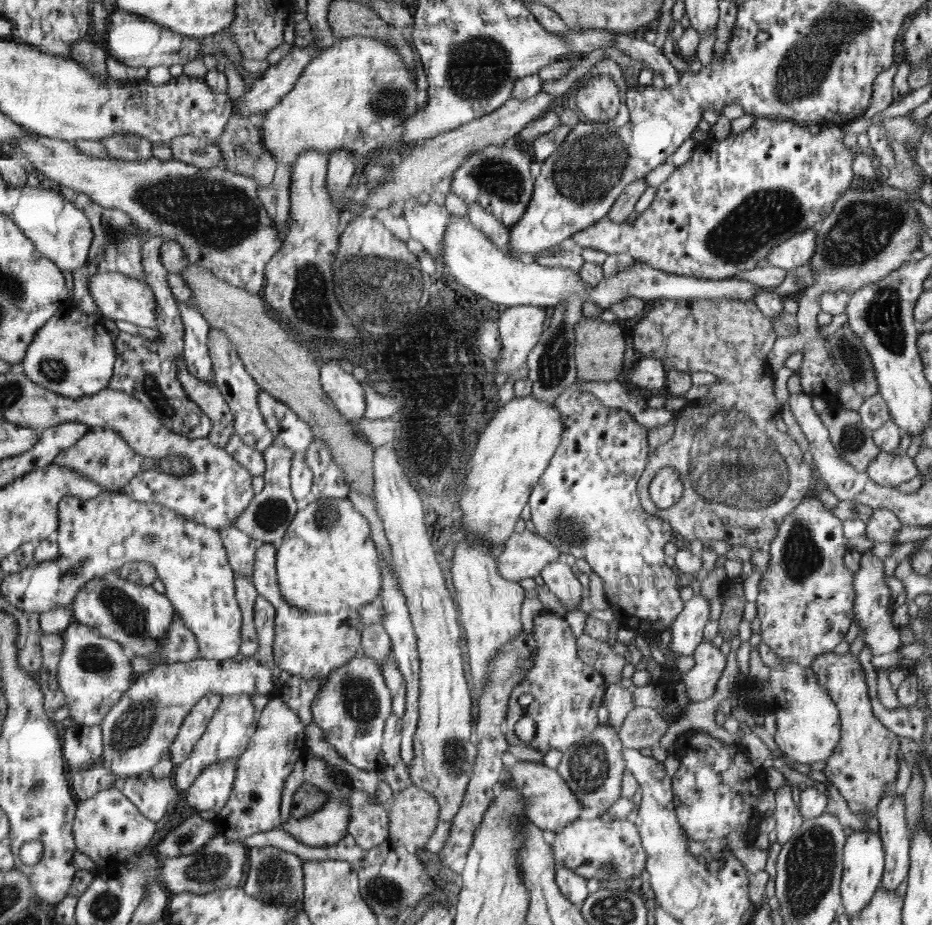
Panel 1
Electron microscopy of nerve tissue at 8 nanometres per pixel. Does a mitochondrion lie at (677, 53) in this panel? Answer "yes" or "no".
no

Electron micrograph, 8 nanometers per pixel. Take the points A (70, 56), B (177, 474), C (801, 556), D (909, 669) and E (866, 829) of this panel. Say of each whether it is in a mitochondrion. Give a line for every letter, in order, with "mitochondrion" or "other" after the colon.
A: other
B: other
C: mitochondrion
D: other
E: other

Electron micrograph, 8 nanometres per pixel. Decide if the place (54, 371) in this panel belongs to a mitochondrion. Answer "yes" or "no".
yes

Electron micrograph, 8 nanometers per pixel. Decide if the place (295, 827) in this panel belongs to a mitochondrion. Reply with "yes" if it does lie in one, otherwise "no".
no

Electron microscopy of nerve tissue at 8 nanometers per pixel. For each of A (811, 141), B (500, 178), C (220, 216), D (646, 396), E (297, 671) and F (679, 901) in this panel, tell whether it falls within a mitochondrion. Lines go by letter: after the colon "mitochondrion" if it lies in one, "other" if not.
A: other
B: mitochondrion
C: mitochondrion
D: other
E: other
F: other

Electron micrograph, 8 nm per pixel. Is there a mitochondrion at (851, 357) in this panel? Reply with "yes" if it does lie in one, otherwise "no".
yes

